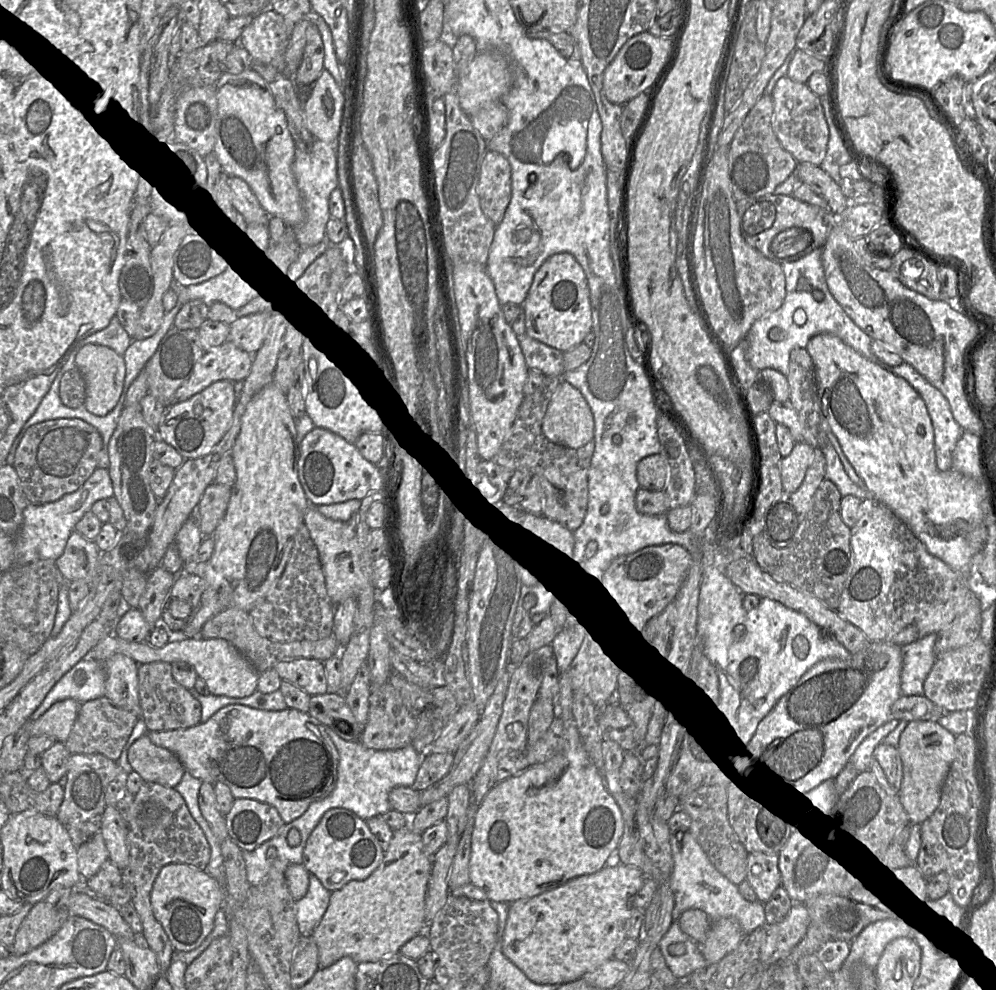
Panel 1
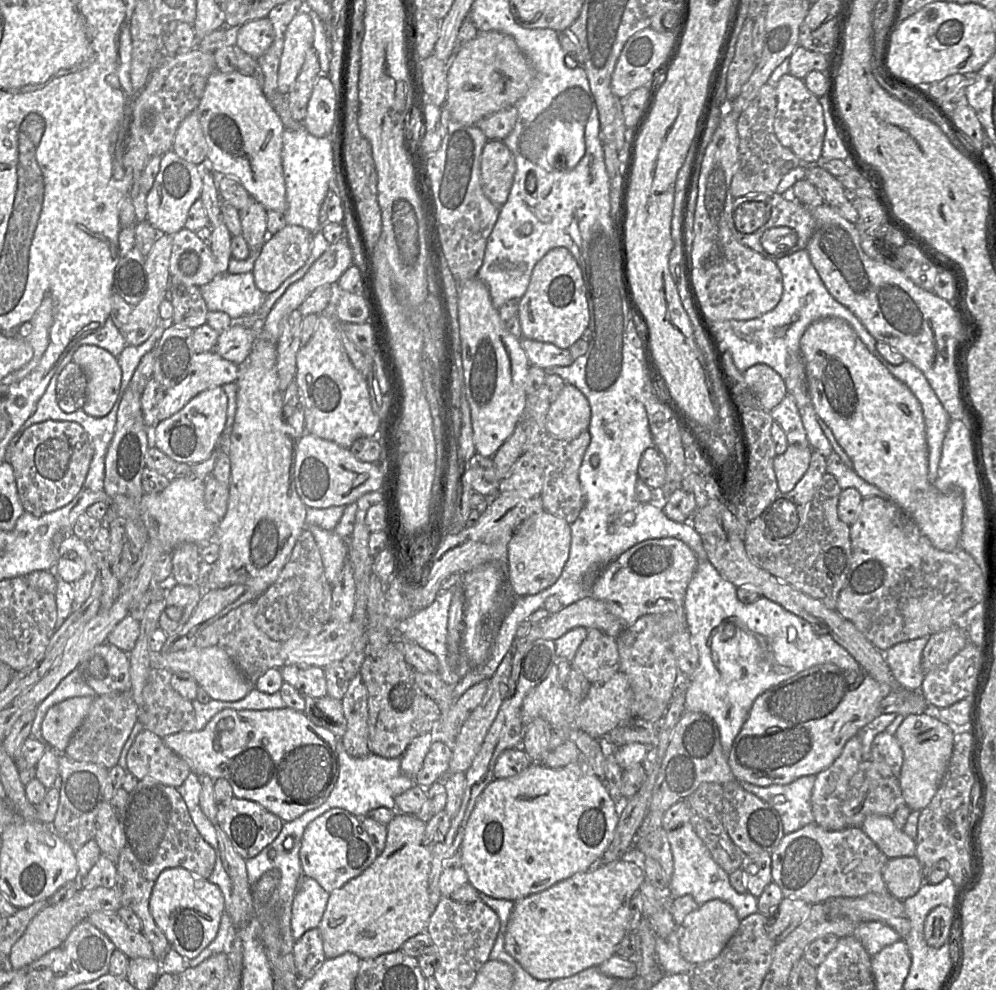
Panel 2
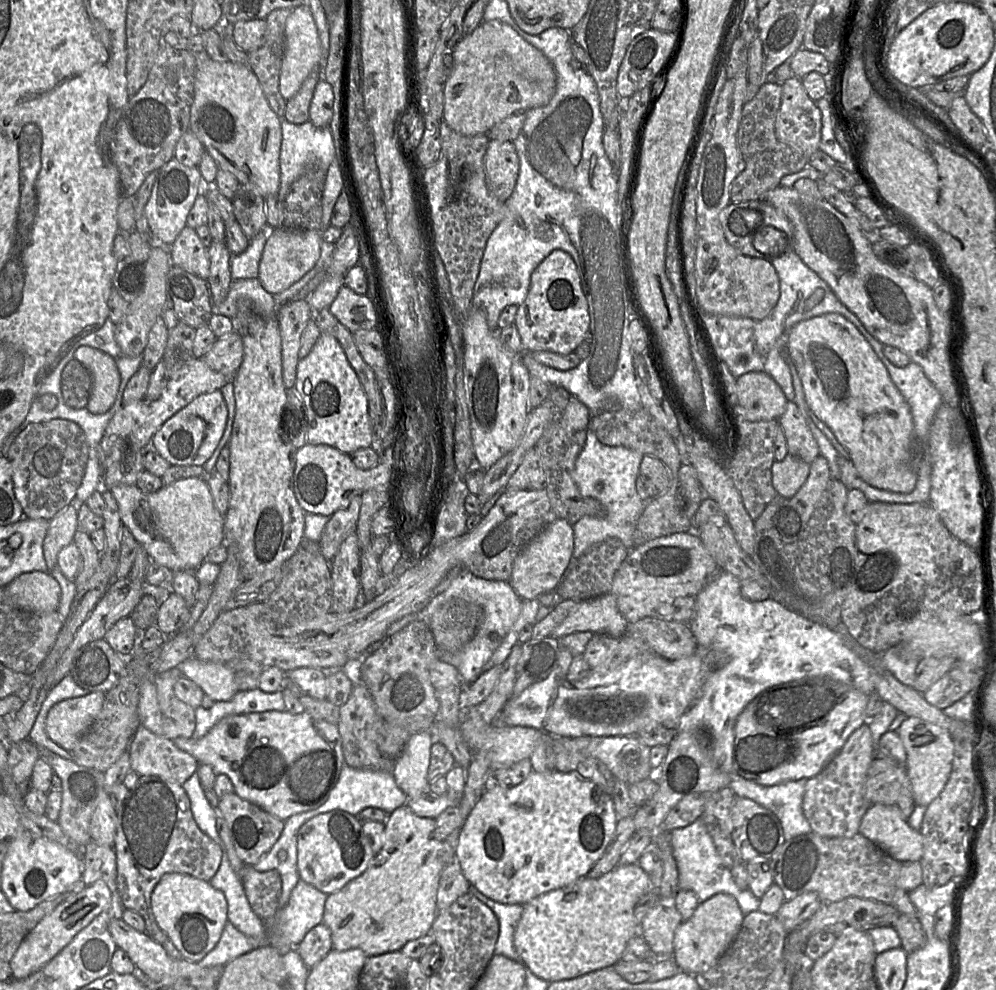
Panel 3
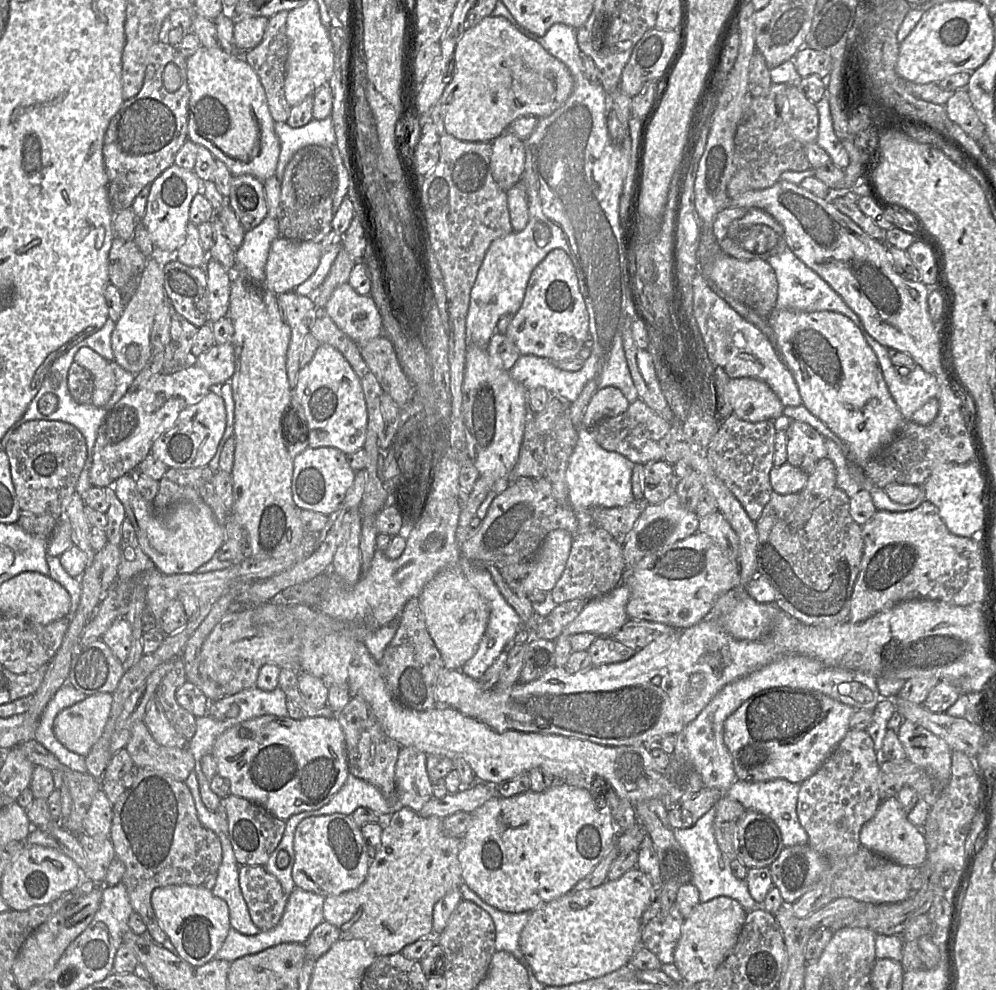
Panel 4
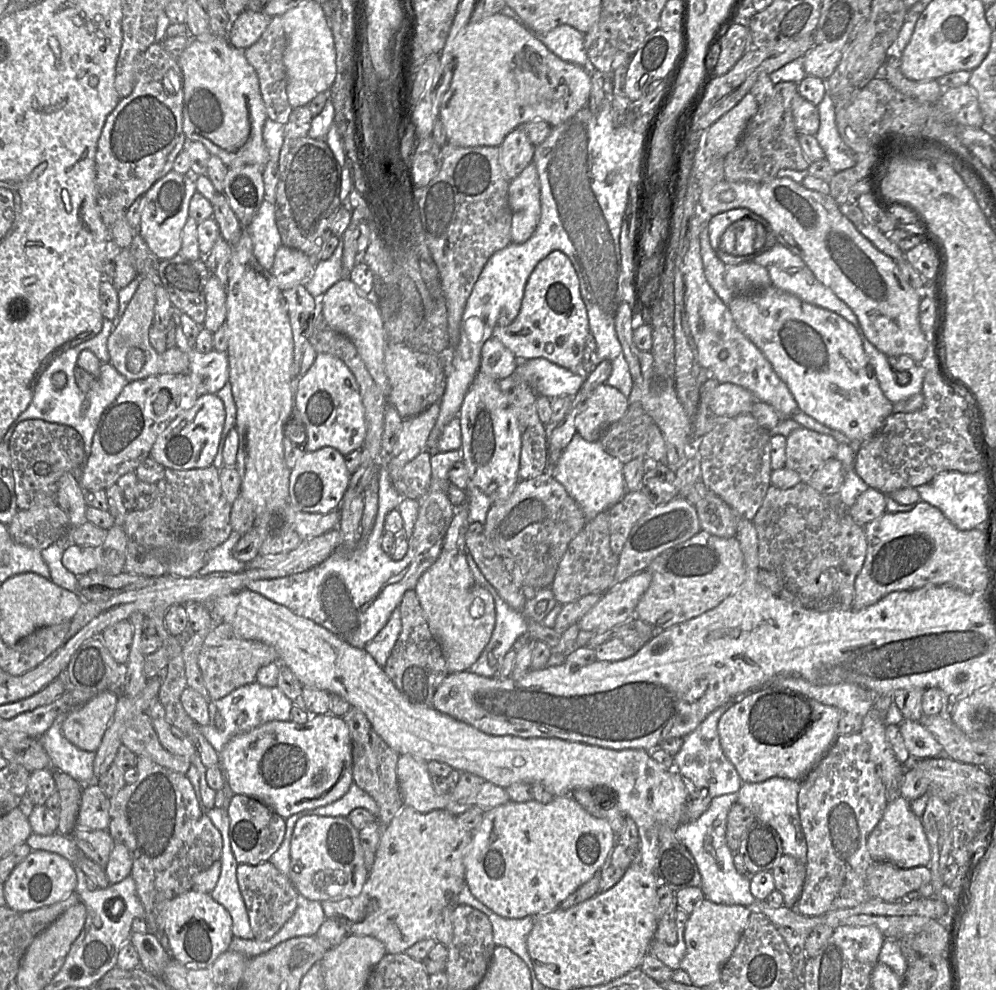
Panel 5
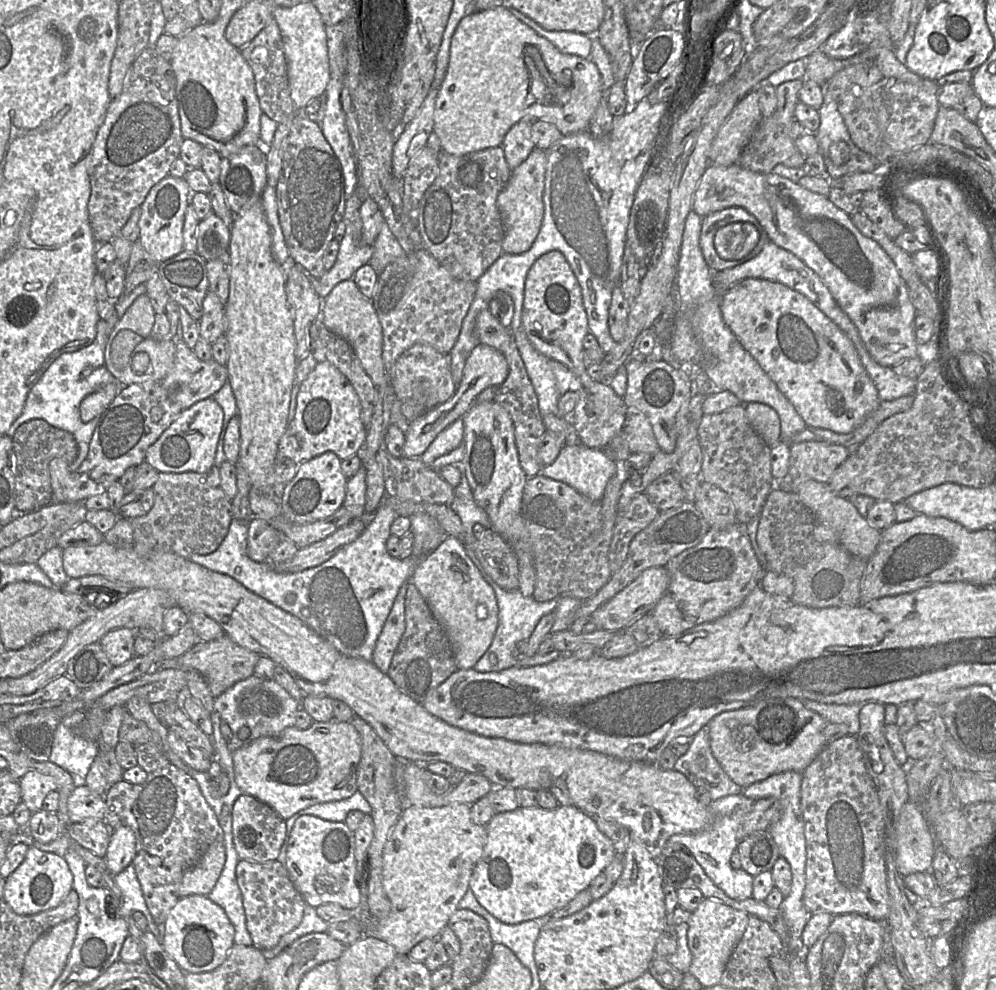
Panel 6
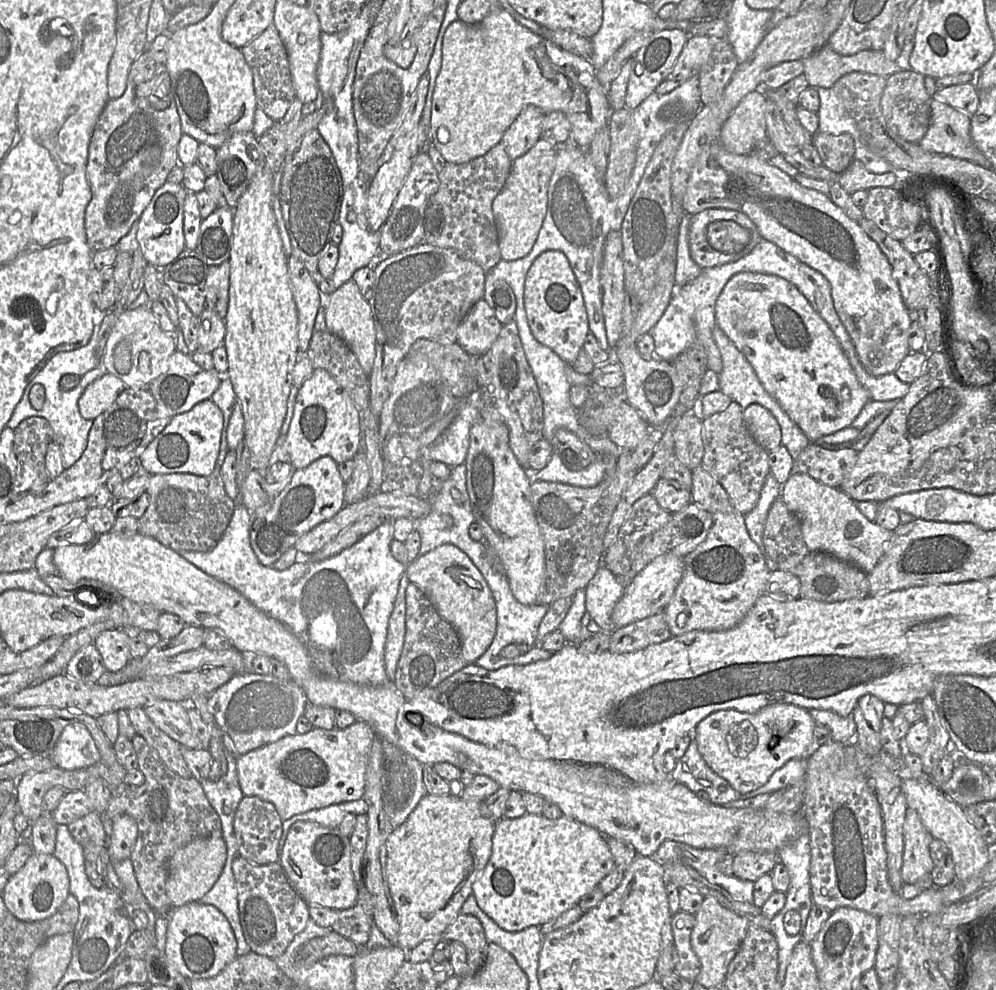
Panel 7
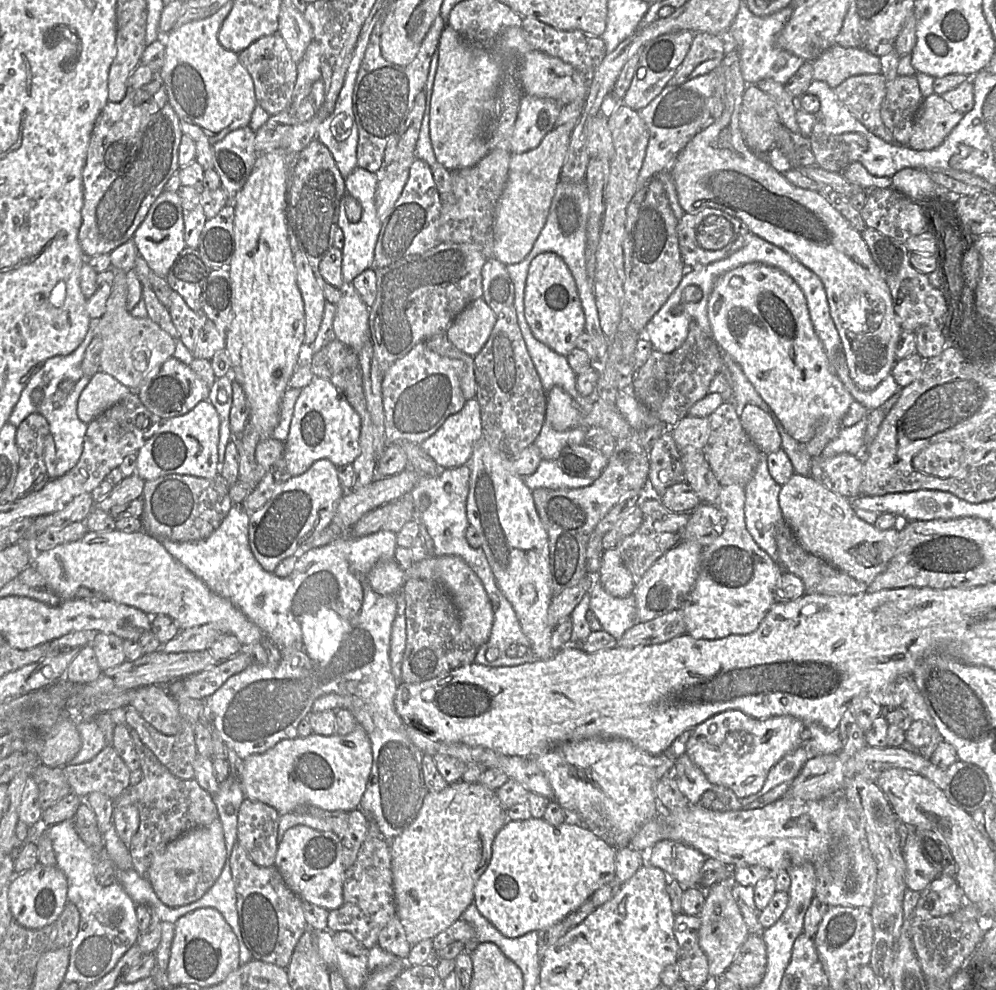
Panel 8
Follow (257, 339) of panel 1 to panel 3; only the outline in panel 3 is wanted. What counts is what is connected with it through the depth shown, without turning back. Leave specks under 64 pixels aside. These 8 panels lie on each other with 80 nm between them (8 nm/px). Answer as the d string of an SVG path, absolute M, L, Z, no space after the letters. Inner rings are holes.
M234 329L216 338L202 359L211 369L234 377L243 359L242 336Z

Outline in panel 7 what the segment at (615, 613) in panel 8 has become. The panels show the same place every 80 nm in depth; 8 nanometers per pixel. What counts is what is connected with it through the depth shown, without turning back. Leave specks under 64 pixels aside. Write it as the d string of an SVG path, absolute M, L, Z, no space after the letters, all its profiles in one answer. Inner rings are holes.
M601 566L588 583L586 590L586 612L601 631L612 633L616 628L611 615L624 590L619 579L605 566Z

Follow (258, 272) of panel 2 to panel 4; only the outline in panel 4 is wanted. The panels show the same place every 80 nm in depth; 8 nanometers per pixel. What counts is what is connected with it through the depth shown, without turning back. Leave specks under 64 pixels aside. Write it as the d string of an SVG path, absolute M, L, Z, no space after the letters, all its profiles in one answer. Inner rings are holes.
M279 236L270 246L264 286L276 295L294 291L315 272L321 256L319 243Z

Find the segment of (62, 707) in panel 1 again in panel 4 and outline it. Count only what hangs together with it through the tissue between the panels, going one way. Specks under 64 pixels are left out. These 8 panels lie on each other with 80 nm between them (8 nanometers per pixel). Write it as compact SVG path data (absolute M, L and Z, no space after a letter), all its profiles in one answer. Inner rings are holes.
M98 693L62 710L54 719L53 732L68 750L86 756L108 721L113 697Z

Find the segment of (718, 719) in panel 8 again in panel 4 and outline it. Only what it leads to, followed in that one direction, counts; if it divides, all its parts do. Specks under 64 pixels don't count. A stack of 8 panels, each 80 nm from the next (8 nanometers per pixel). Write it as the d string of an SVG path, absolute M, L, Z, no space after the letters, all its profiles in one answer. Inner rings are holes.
M776 687L752 696L724 722L724 742L737 778L746 782L785 779L802 784L821 768L845 737L855 711L812 690Z

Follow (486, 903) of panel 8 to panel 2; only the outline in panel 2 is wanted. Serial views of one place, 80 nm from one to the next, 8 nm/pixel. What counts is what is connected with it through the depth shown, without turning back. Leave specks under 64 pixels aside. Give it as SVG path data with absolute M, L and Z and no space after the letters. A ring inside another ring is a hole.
M531 763L517 776L495 778L482 792L460 846L462 865L469 883L478 892L496 899L518 901L603 865L601 856L613 840L618 819L619 807L594 773L587 773L578 763L560 769Z

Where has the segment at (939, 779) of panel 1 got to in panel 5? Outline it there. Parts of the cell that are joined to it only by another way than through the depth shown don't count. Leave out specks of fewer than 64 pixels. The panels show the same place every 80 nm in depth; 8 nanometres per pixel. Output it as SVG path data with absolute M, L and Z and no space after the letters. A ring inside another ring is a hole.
M903 720L900 733L912 760L936 758L943 755L943 747L933 735L919 722Z

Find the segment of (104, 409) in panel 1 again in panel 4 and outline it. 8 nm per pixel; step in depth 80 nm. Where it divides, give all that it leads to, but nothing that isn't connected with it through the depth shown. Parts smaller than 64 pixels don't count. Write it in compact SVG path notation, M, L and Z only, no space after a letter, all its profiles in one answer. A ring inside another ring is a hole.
M89 347L79 349L74 361L92 374L94 390L91 403L96 407L105 406L116 388L115 374L109 361Z

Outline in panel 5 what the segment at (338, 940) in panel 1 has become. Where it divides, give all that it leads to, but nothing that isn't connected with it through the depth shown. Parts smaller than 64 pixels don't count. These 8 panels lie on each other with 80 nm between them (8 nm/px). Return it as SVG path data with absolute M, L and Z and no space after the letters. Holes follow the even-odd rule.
M410 806L403 808L383 827L374 863L361 893L354 898L320 902L326 919L341 922L349 935L371 936L385 946L387 954L404 953L415 943L434 938L442 910L459 905L458 896L465 886L464 855L472 841L473 831L463 829L457 816L446 809L420 813Z

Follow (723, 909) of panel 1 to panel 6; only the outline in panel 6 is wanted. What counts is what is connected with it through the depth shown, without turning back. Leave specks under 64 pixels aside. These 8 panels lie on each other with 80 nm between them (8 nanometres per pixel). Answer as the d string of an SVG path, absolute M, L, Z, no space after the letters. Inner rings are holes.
M729 795L714 800L709 806L710 823L702 831L688 834L676 834L668 839L668 843L677 843L685 847L702 867L706 875L714 884L725 892L732 899L746 900L753 895L753 876L742 869L734 870L731 867L730 859L742 838L742 822L744 816L751 810L751 798L740 795ZM744 804L748 807L744 807Z

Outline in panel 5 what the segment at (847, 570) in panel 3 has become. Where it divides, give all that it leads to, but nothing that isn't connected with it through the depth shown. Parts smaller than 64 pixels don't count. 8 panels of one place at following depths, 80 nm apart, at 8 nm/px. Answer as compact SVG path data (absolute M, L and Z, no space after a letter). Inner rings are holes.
M836 458L828 460L807 483L781 490L774 486L764 499L752 521L758 538L758 565L773 573L781 583L778 597L793 605L819 611L846 611L852 609L855 596L855 580L865 561L867 540L864 527L857 524L841 501L839 491L844 482L844 470Z

